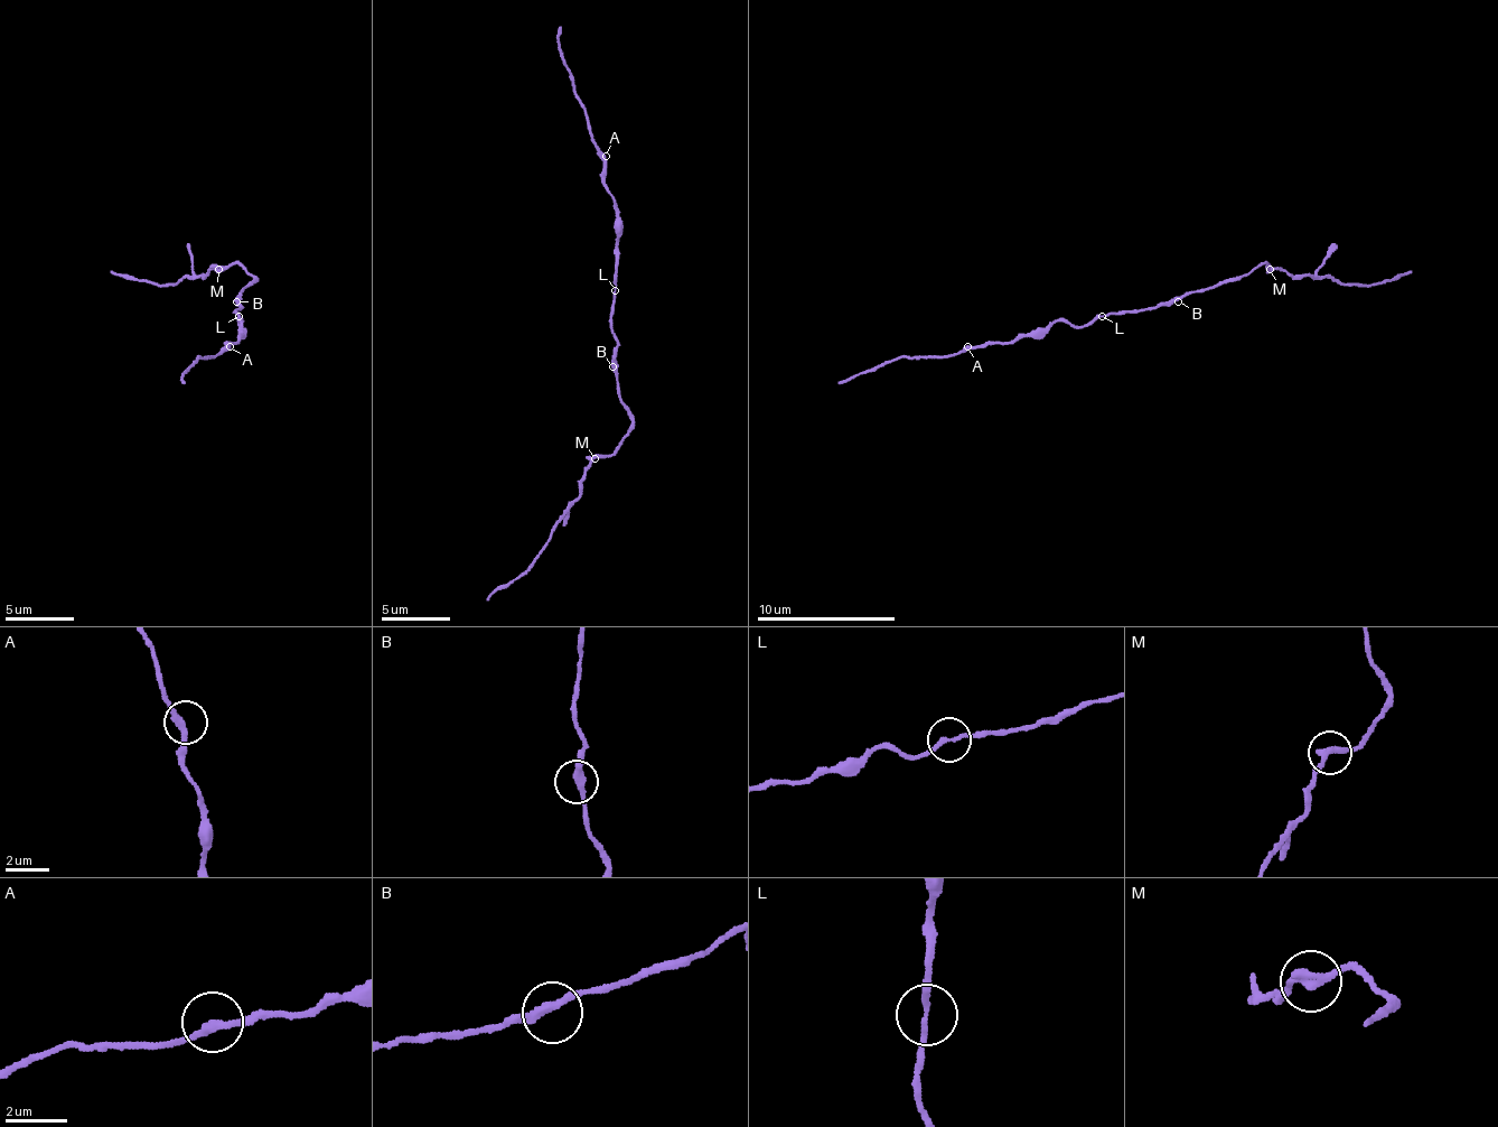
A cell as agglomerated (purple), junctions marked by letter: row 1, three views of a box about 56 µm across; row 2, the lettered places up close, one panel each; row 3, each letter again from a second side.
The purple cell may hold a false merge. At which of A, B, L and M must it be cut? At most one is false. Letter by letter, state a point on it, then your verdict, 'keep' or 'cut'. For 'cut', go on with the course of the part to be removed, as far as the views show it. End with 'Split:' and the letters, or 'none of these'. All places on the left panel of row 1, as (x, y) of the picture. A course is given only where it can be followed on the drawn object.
A: (230, 346) | keep
B: (236, 301) | keep
L: (239, 316) | keep
M: (218, 269) | keep
Split: none of these

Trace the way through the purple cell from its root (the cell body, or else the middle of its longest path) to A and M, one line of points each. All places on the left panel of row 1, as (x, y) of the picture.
A: (240, 308), (236, 311), (240, 315), (240, 340), (230, 343), (230, 346)
M: (240, 308), (240, 294), (253, 280), (236, 263), (218, 270)

